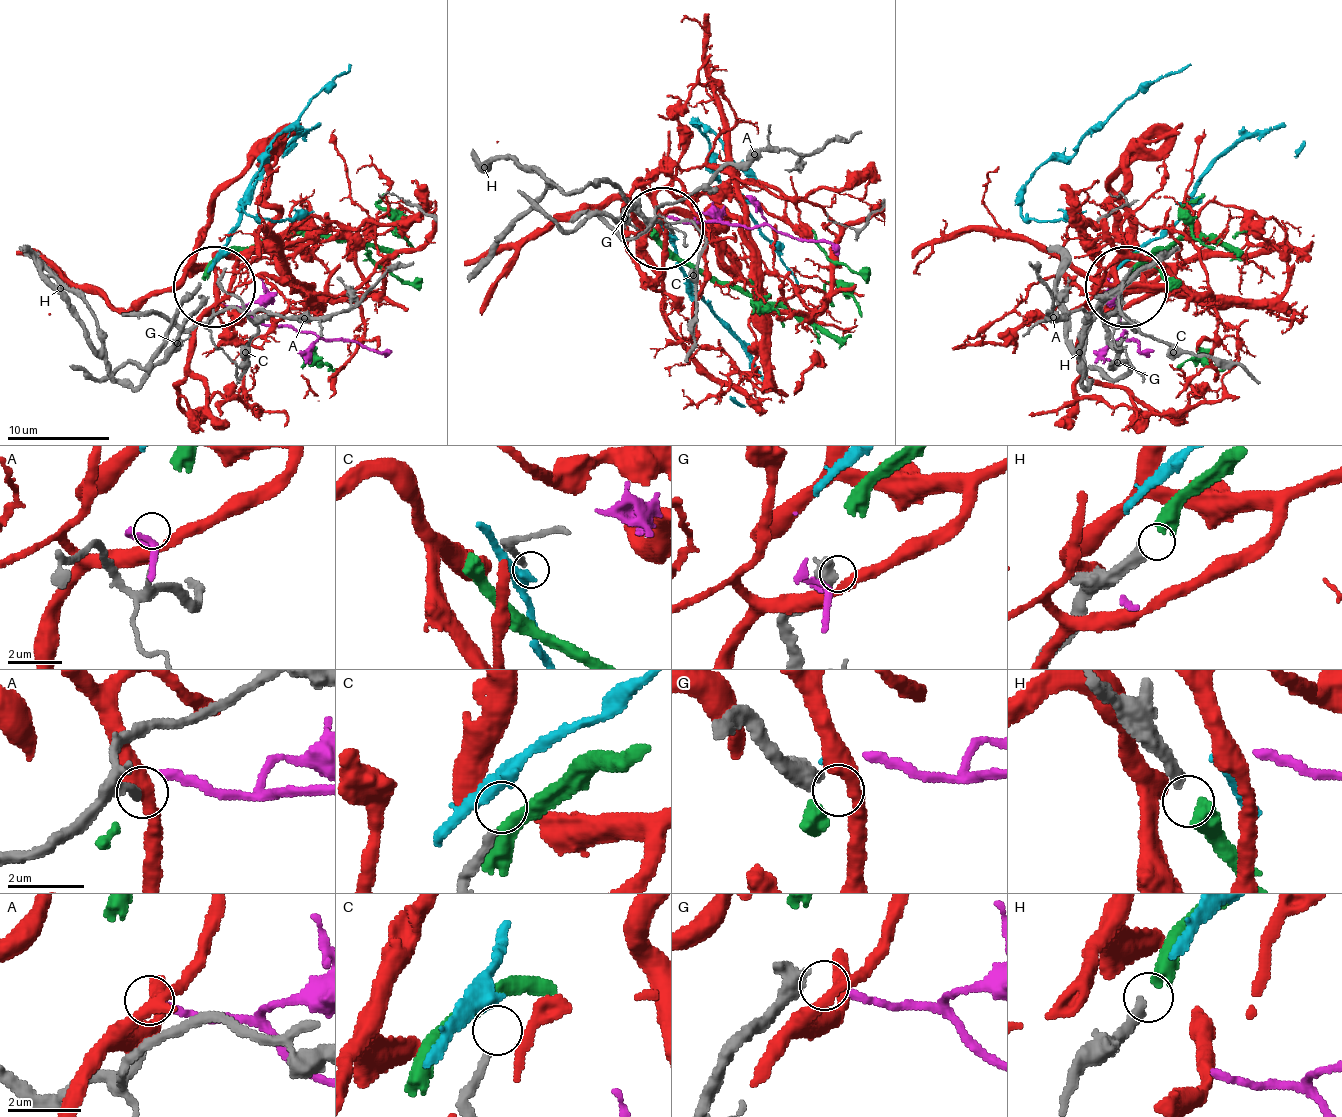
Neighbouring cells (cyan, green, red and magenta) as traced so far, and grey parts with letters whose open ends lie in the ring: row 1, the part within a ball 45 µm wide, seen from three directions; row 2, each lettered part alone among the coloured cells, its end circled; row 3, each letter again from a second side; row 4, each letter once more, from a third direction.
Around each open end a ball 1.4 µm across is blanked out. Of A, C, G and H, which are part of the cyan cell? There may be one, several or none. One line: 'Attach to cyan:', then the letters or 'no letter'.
Attach to cyan: no letter

